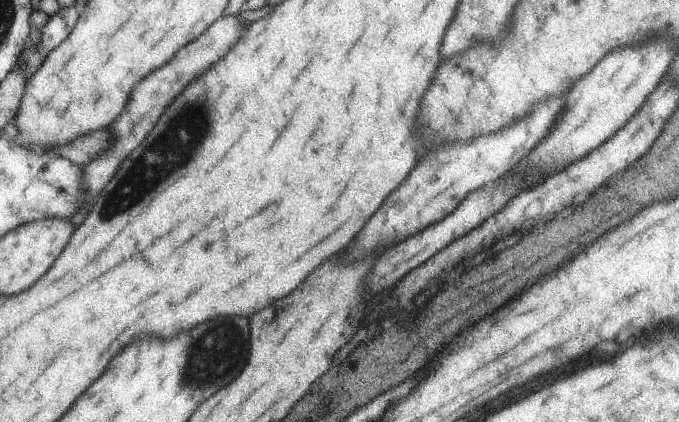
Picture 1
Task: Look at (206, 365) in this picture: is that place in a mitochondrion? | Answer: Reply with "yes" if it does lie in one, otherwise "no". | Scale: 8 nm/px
yes

